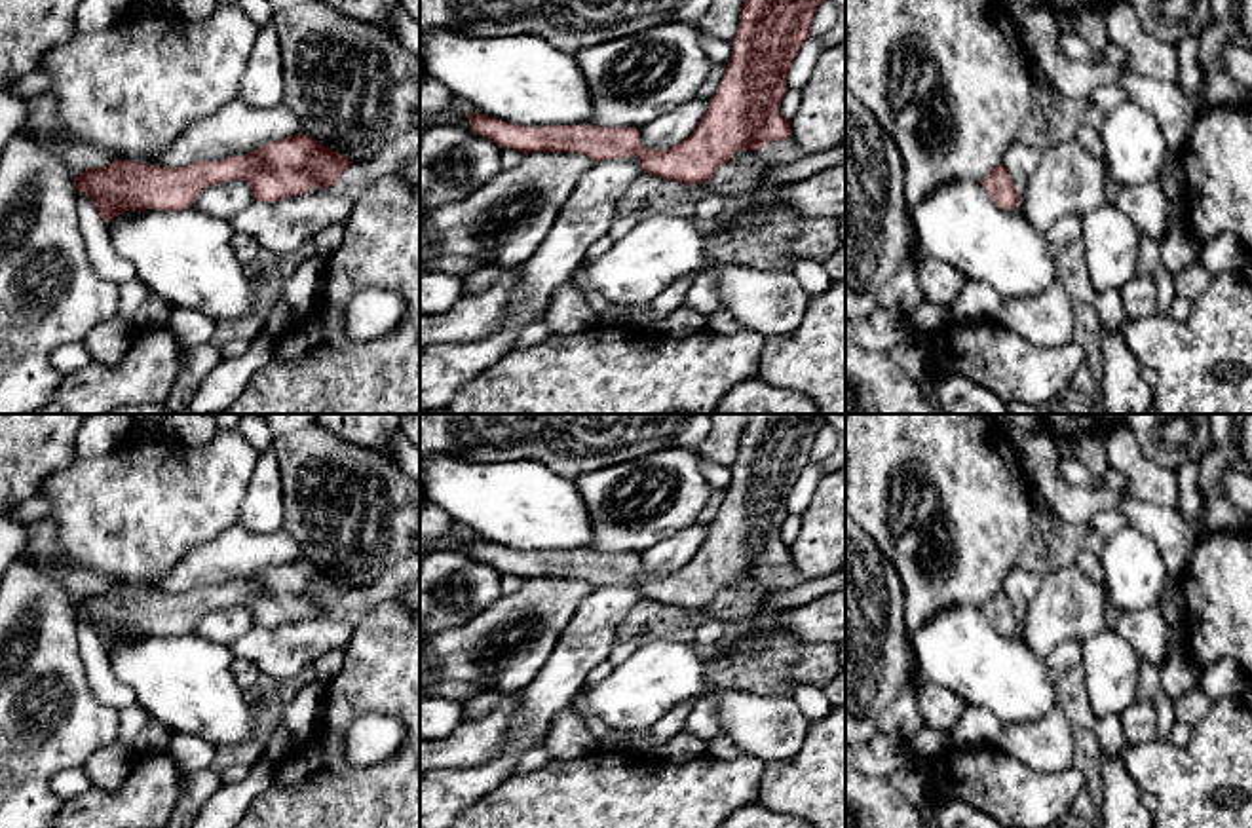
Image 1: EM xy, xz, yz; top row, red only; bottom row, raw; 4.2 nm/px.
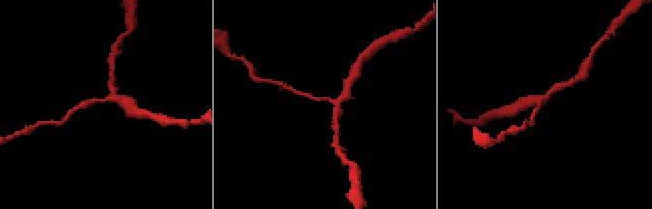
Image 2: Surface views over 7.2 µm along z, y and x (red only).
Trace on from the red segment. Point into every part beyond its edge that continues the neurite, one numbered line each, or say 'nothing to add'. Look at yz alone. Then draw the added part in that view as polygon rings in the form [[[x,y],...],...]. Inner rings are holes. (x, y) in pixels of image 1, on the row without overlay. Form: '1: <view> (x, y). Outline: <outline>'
nothing to add

